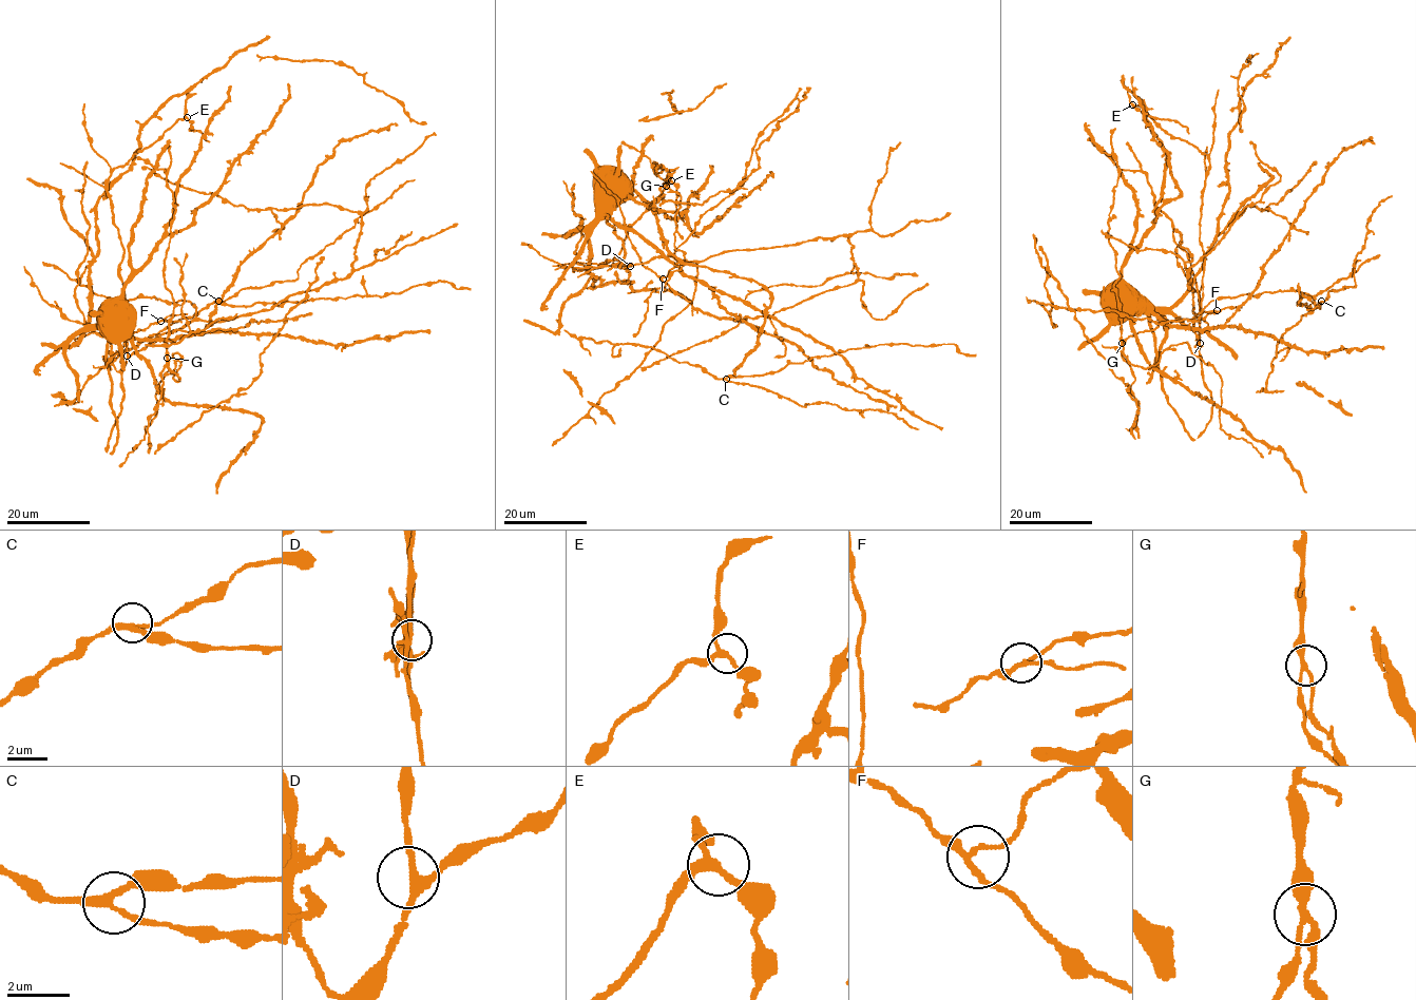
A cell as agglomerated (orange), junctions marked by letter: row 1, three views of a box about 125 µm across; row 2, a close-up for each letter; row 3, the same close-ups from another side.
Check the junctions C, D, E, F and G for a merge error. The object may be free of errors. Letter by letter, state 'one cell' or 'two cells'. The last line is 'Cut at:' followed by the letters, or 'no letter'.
C: one cell
D: one cell
E: one cell
F: one cell
G: two cells
Cut at: G

